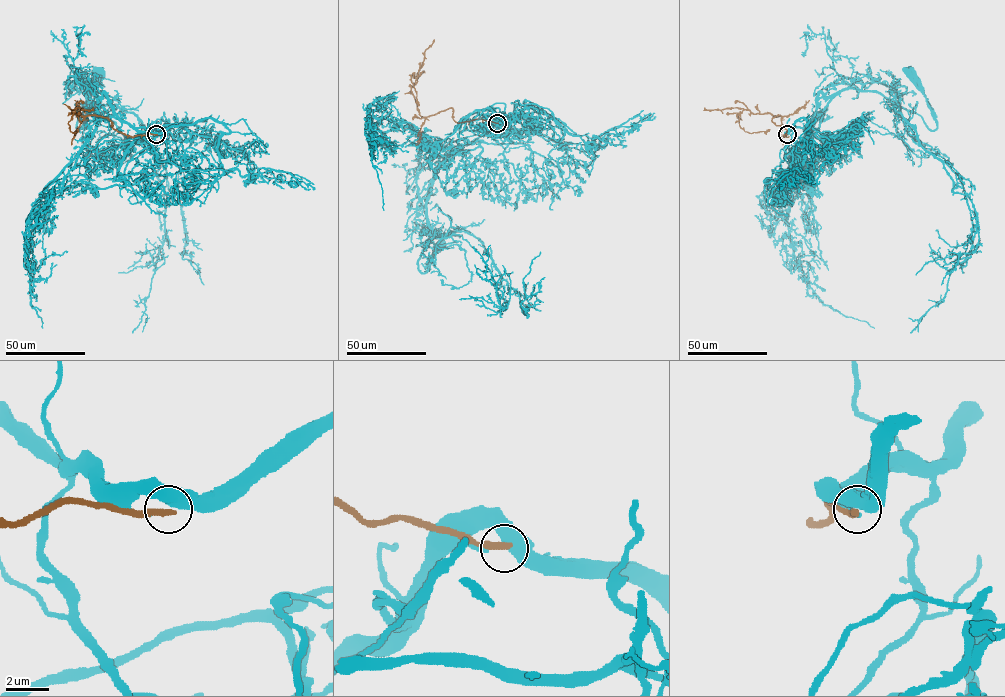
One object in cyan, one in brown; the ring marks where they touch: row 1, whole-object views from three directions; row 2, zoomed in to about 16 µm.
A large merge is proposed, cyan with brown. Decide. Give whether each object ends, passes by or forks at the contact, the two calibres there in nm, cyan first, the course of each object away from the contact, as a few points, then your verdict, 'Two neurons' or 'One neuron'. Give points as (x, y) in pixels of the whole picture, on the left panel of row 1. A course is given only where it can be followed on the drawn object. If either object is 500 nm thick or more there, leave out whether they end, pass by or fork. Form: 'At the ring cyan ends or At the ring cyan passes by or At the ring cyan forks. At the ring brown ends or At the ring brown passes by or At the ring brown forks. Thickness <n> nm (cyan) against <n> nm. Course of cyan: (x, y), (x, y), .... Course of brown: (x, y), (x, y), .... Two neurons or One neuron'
At the ring cyan forks. At the ring brown ends. Thickness 440 nm (cyan) against 340 nm. Course of cyan: (156, 134), (111, 116), (90, 88), (77, 130), (98, 75). Course of brown: (156, 134), (131, 136), (117, 132), (106, 117), (70, 113), (75, 109), (68, 123), (70, 132), (77, 129). Two neurons

